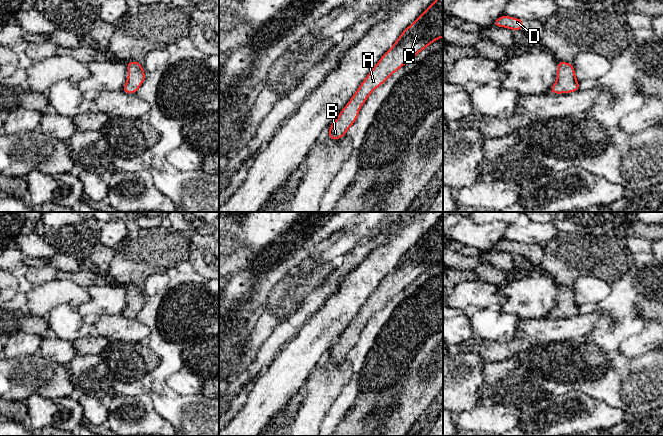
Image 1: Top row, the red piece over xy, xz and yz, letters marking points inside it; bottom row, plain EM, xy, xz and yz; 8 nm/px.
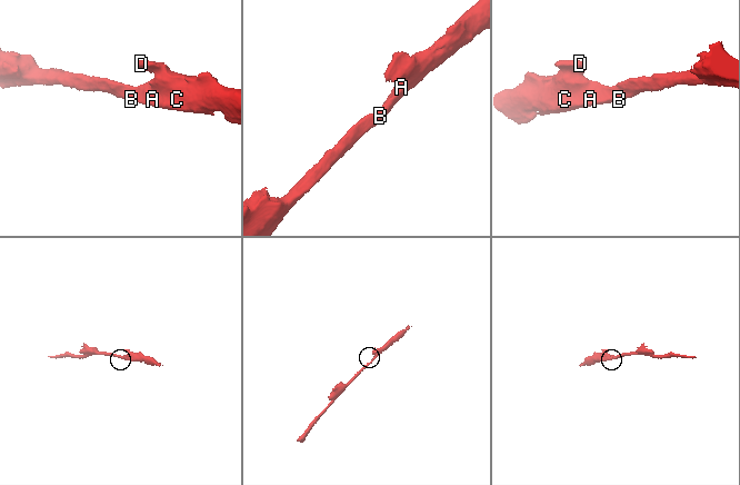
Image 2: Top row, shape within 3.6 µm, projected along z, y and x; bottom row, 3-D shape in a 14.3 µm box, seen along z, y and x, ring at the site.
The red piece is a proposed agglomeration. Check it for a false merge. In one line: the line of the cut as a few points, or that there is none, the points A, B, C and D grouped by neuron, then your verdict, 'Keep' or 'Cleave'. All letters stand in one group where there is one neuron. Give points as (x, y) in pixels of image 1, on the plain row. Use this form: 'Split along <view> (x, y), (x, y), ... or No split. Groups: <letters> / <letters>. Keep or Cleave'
No split. Groups: A B C D. Keep

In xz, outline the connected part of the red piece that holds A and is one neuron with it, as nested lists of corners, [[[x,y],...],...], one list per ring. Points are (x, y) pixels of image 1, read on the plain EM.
[[[443,216],[421,239],[409,249],[397,265],[380,282],[350,325],[330,349],[328,362],[338,364],[355,347],[360,332],[370,318],[391,299],[427,272],[433,265],[443,261]]]

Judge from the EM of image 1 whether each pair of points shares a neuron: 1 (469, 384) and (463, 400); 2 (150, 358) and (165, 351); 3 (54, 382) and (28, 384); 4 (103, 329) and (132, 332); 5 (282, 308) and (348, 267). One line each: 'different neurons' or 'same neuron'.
1: same neuron
2: different neurons
3: same neuron
4: same neuron
5: different neurons

